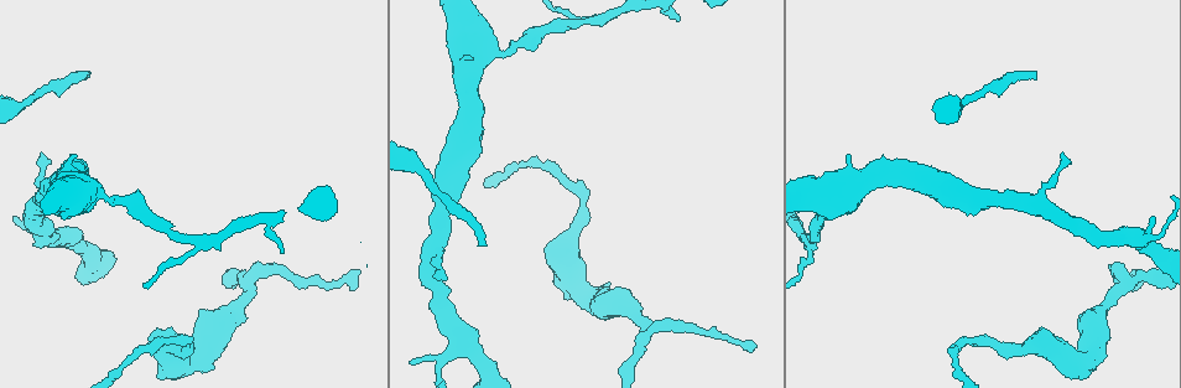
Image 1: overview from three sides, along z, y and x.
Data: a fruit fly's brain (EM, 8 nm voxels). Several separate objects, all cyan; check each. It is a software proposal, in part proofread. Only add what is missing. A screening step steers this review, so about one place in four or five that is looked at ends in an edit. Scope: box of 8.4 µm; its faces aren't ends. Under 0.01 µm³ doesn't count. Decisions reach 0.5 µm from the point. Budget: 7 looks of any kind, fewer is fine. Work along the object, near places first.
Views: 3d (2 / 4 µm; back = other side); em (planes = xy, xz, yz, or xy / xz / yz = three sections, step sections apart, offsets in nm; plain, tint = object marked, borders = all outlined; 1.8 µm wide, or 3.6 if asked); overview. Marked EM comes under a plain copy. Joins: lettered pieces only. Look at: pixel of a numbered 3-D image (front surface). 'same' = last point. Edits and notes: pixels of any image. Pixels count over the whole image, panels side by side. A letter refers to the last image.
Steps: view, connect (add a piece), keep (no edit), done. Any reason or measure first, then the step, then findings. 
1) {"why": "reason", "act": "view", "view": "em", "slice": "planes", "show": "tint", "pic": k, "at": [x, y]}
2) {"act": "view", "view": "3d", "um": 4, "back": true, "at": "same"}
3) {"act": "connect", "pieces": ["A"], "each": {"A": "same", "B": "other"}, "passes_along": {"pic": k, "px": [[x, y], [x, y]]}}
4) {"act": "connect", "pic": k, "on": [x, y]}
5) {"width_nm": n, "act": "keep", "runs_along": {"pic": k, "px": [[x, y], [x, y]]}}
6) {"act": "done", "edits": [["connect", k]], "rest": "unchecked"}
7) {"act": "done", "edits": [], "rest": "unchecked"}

{"why": "two arms in line, one across", "act": "view", "view": "3d", "um": 4, "pic": 1, "at": [438, 240]}

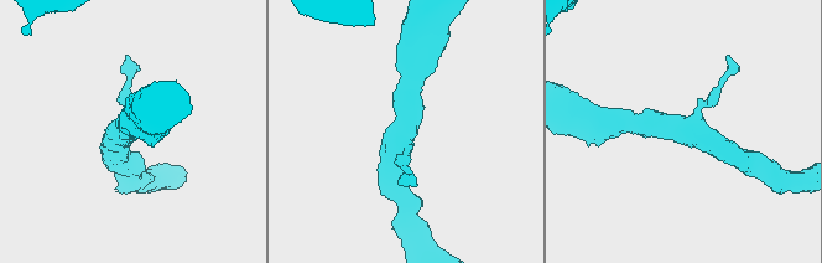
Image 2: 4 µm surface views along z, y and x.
{"act": "view", "view": "em", "slice": "xy", "step": 4, "show": "tint", "pic": 2, "at": [402, 131]}

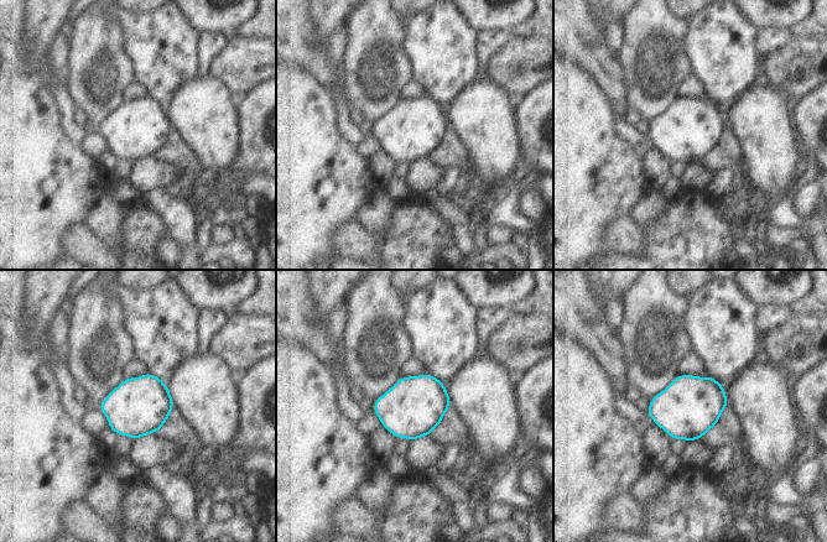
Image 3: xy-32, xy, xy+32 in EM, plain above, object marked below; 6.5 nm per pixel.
{"why": "what lies round it", "act": "view", "view": "em", "slice": "xy", "step": 4, "show": "borders", "at": "same"}

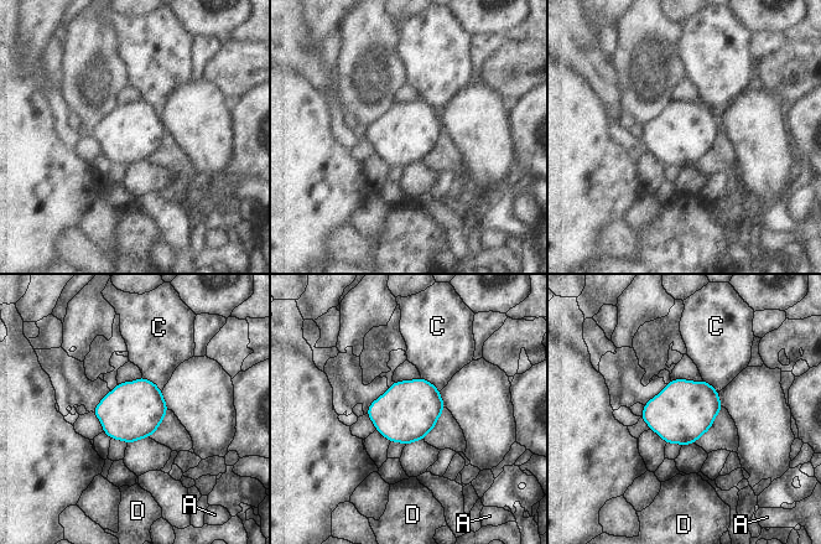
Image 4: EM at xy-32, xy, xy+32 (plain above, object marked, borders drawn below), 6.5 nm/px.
{"width_nm": 380, "act": "keep", "each": {"A": "other", "C": "other", "D": "other"}, "border": {"pic": 4, "px": [[143, 376], [150, 379], [161, 392]]}, "found": "none of them fits"}

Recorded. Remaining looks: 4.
{"why": "end of a long branch", "act": "view", "view": "3d", "um": 2, "pic": 1, "at": [484, 243]}

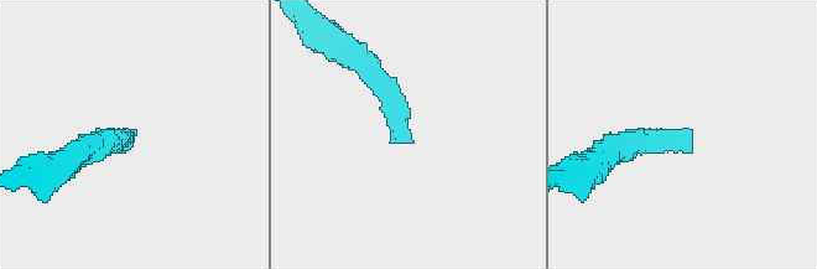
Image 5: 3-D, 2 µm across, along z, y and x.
{"why": "need the tissue", "act": "view", "view": "em", "um": 3.6, "slice": "yz", "step": 4, "show": "tint", "pic": 5, "at": [692, 150]}

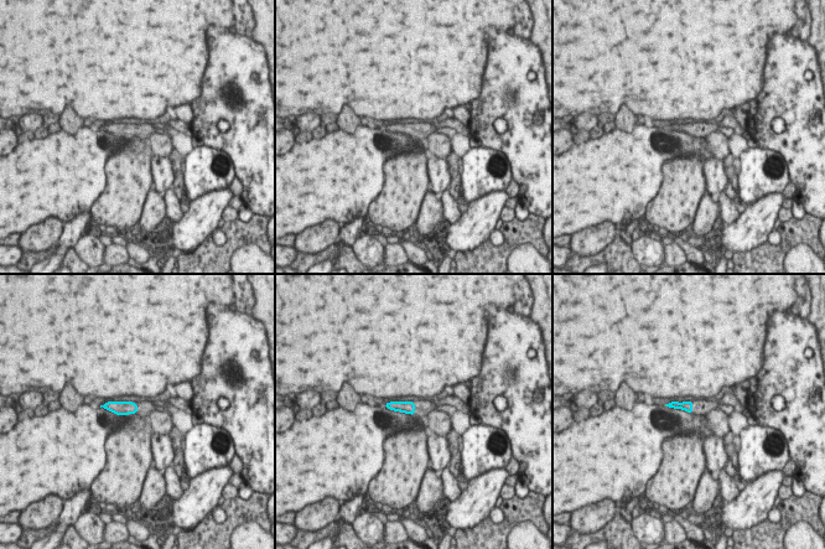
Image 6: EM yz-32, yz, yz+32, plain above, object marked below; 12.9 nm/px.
{"why": "cut it another way", "act": "view", "view": "em", "um": 3.6, "slice": "planes", "show": "borders", "at": "same"}

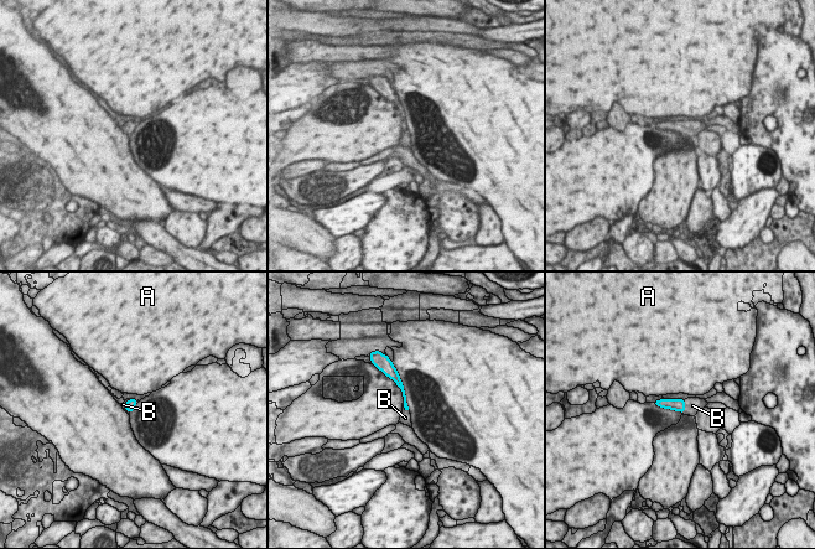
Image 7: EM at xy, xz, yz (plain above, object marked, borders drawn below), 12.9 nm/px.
{"act": "connect", "pieces": ["B"], "each": {"A": "other", "B": "same"}, "found": "it goes on there"}

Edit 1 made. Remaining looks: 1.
{"act": "done", "edits": [["connect", 7]], "rest": "unchecked"}

